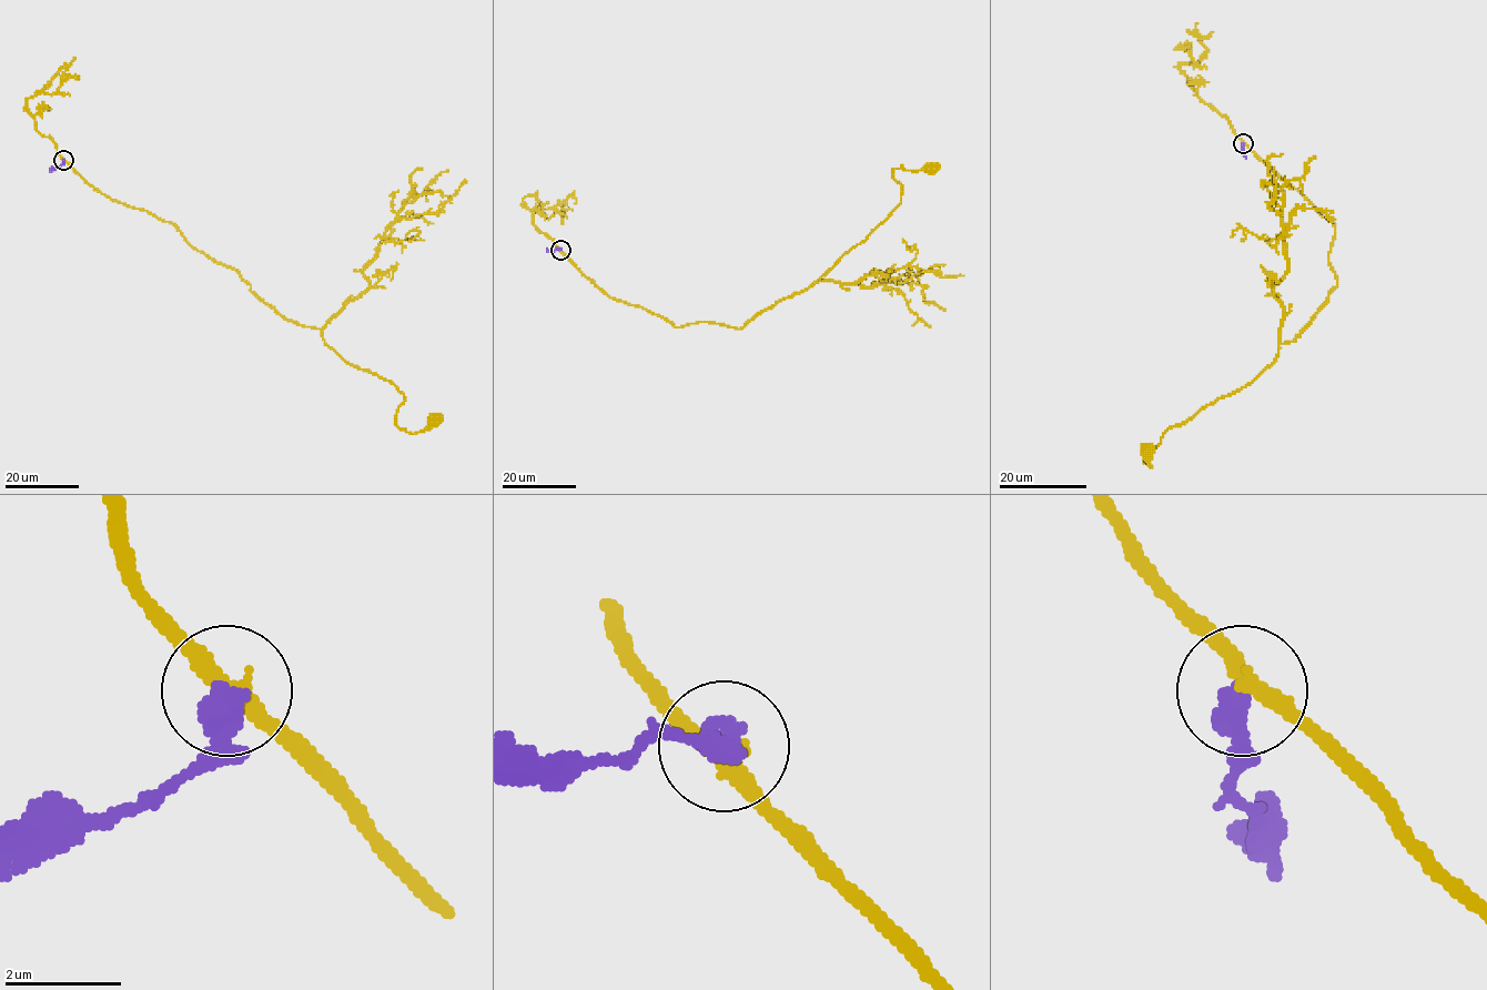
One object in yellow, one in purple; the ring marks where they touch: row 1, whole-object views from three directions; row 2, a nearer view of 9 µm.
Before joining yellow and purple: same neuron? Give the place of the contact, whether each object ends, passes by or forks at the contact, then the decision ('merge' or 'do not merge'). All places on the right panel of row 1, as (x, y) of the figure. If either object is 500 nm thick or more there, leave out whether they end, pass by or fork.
at (1243, 143); yellow passes by; purple ends there; do not merge

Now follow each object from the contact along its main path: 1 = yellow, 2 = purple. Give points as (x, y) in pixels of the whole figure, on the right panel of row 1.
1: (1243, 143), (1334, 225), (1336, 285), (1271, 364), (1172, 425), (1151, 467), (1150, 447)
2: (1243, 143), (1246, 158)

